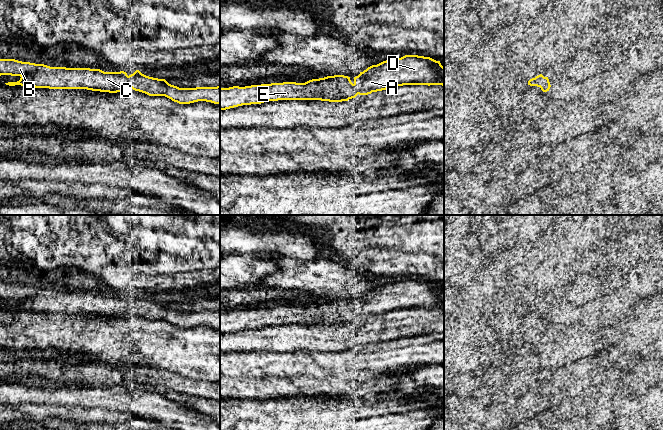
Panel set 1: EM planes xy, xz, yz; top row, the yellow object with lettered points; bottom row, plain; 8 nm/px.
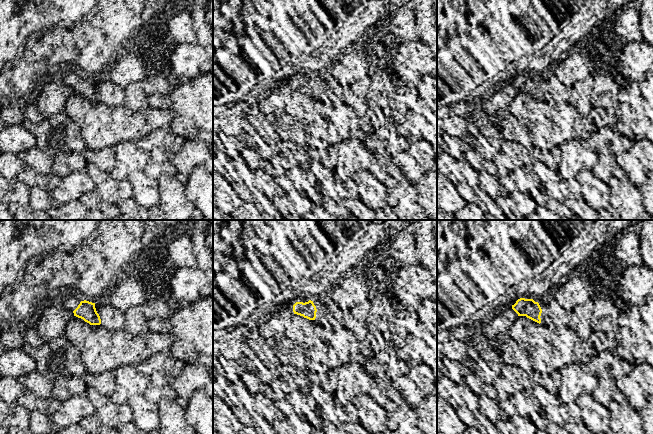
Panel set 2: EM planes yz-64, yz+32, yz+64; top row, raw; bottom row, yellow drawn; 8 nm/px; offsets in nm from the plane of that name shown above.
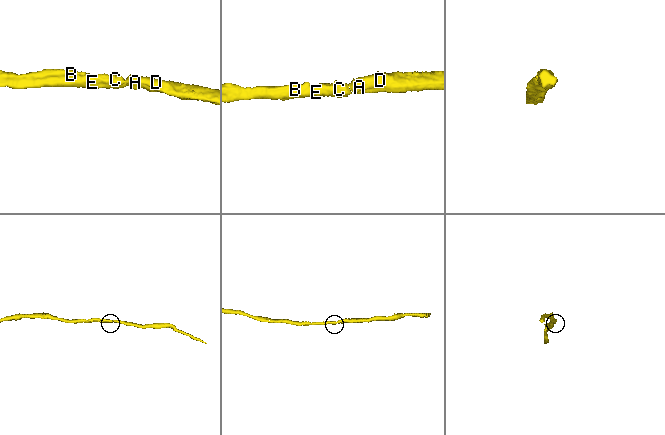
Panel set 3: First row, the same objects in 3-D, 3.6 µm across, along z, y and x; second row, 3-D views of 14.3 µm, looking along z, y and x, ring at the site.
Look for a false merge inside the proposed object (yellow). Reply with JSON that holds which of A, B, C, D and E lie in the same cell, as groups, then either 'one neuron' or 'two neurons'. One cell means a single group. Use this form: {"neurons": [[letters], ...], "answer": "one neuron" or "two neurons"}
{"neurons": [["A", "B", "C", "D", "E"]], "answer": "one neuron"}

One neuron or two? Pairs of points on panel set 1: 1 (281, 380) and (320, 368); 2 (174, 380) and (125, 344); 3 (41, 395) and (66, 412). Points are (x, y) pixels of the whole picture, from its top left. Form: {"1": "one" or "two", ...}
{"1": "one", "2": "two", "3": "two"}

